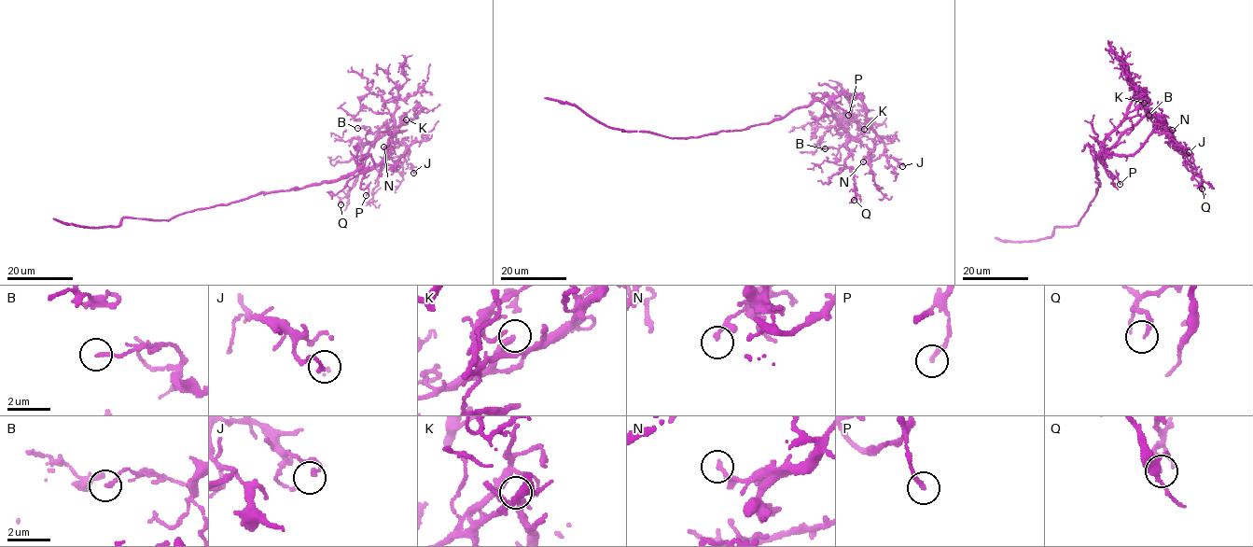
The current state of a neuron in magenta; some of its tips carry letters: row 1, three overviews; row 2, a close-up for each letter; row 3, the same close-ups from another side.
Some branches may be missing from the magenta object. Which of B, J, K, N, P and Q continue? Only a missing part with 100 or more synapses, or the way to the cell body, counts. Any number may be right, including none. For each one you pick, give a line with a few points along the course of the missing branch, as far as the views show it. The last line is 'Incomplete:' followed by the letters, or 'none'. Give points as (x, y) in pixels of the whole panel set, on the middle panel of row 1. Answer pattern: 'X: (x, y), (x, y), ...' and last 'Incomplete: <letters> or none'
Incomplete: none

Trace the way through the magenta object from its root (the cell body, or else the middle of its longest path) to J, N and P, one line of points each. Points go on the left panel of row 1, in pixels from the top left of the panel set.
J: (290, 189), (335, 182), (381, 163), (395, 169), (407, 149), (404, 157), (413, 173)
N: (290, 189), (335, 182), (361, 170), (366, 153), (390, 131), (394, 133), (392, 141), (398, 145), (383, 147)
P: (290, 189), (335, 182), (360, 168), (364, 175), (360, 188), (368, 189), (366, 195)

